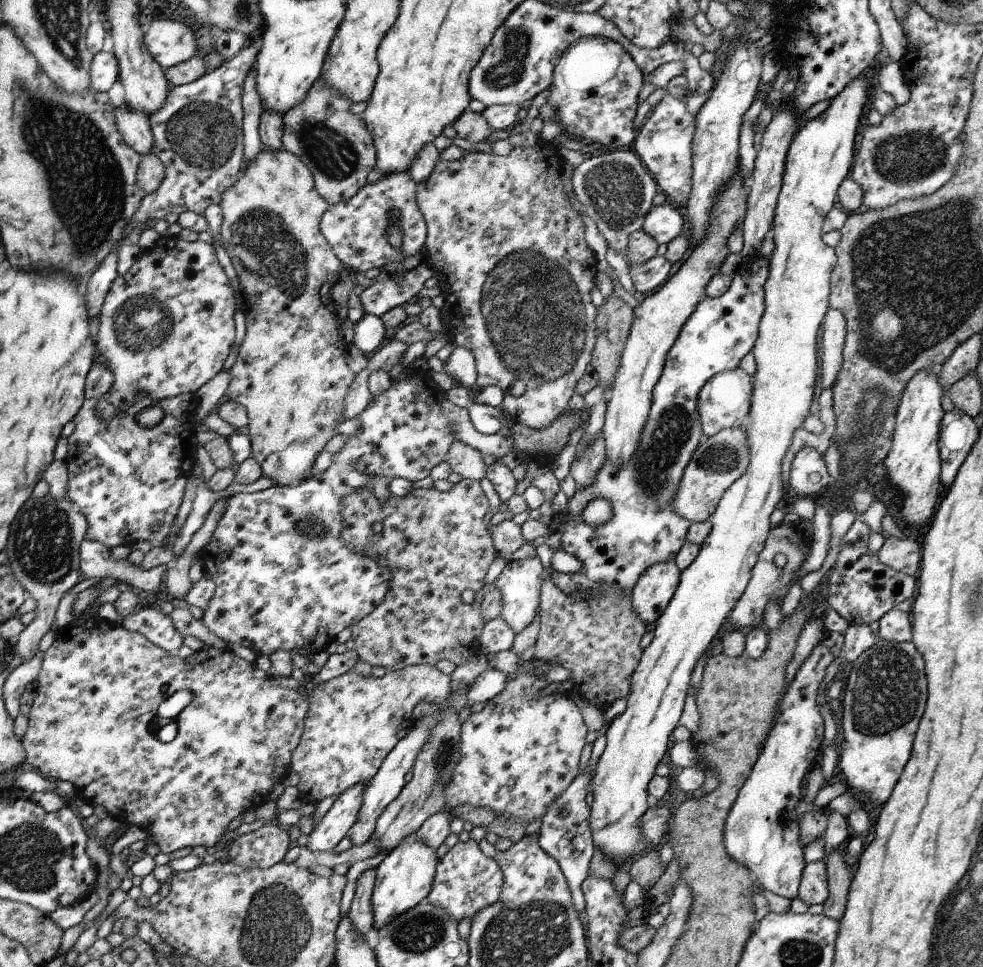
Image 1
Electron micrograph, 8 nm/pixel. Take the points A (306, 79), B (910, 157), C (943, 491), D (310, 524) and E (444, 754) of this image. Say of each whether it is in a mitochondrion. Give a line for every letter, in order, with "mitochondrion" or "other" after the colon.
A: other
B: mitochondrion
C: other
D: mitochondrion
E: mitochondrion

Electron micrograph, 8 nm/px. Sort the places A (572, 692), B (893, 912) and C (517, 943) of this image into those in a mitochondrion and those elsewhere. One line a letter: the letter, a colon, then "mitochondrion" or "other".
A: other
B: other
C: mitochondrion

